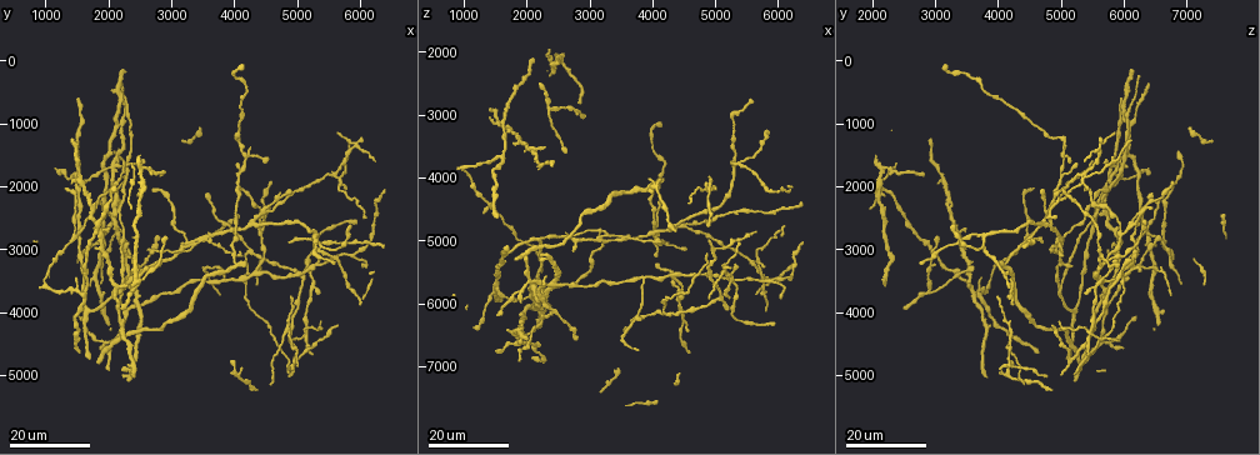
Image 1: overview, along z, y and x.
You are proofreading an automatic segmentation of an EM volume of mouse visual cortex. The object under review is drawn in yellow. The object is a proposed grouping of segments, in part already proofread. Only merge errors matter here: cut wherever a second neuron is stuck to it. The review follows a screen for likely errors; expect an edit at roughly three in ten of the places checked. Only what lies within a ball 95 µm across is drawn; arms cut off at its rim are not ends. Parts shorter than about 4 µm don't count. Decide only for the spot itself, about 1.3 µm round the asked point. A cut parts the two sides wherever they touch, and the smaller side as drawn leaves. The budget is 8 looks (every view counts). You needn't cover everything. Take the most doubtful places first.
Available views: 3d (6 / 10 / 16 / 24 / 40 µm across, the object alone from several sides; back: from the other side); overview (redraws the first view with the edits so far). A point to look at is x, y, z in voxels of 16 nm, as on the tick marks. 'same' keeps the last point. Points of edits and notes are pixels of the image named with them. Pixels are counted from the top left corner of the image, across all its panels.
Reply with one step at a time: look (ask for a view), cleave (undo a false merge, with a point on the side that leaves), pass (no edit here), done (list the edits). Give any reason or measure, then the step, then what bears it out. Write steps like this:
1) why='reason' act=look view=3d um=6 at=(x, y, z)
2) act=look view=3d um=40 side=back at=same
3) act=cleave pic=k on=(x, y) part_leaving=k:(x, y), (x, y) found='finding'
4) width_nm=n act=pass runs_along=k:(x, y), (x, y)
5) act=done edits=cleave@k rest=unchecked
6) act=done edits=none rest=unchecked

why='looks like a crossing' act=look view=3d um=16 at=(5600, 1850, 5300)

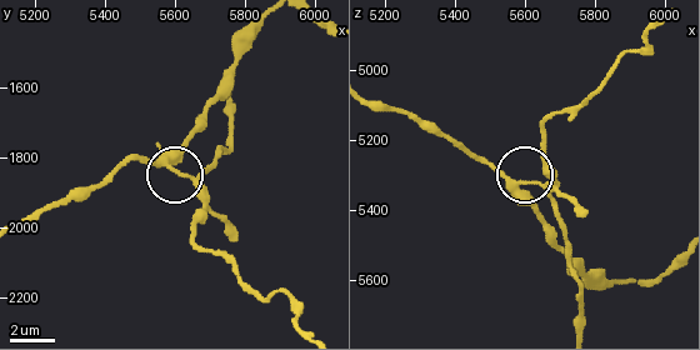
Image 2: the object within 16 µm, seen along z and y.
act=look view=3d um=10 at=(5570, 1820, 5340)

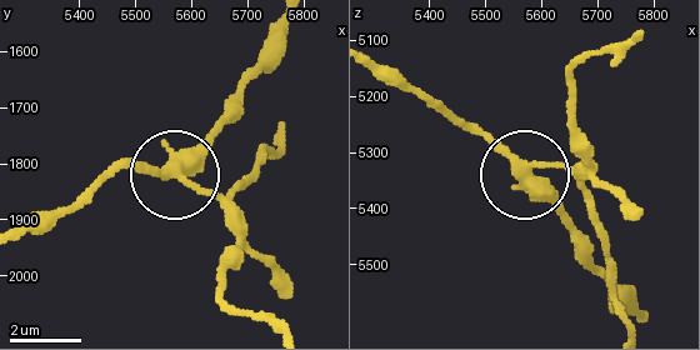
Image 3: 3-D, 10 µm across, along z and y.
width_nm=360 act=cleave pic=3 on=(229, 194) found='a second neuron is stuck on'

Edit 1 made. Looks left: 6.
why='four or more arms meet' act=look view=3d um=16 at=(4250, 1500, 5050)

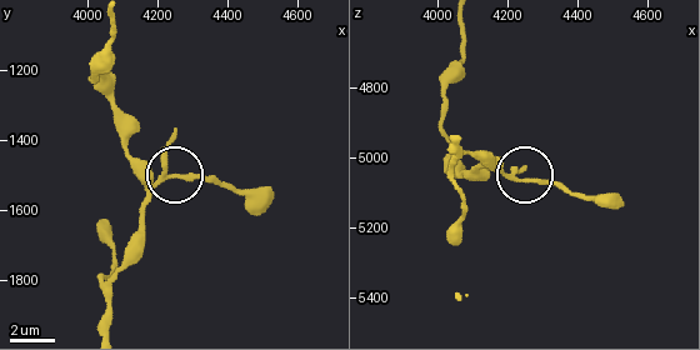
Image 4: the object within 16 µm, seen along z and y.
act=look view=3d um=10 at=(4210, 1500, 5040)

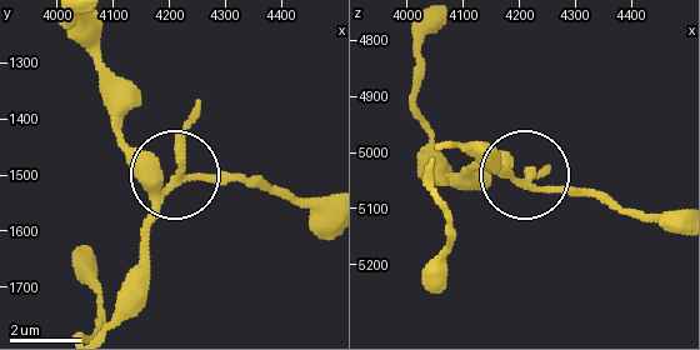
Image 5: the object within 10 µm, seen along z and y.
arms=4 act=pass runs_along=5:(106, 325), (160, 191), (186, 174), (255, 174) found='all the same neuron'

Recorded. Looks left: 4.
why='two arms at a narrow angle' act=look view=3d um=16 at=(4400, 2800, 6000)

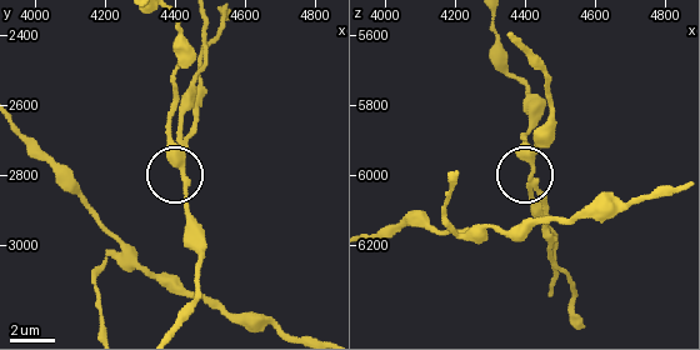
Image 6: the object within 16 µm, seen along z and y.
act=look view=3d um=10 at=(4420, 2750, 5960)

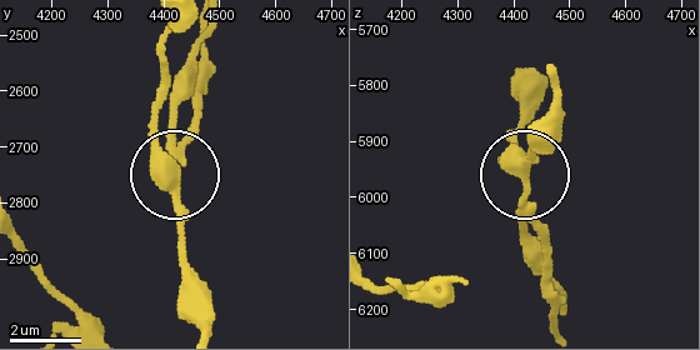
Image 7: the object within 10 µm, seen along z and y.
width_nm=320 act=pass runs_along=7:(204, 325), (176, 235), (159, 95) found='continuous, no second neuron'

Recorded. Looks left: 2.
why='two arms in line, one across' act=look view=3d um=16 at=(4450, 2350, 4750)

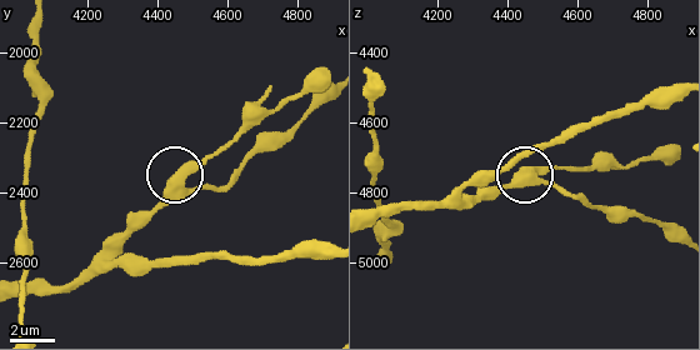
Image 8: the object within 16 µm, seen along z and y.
act=look view=3d um=10 at=(4460, 2380, 4740)

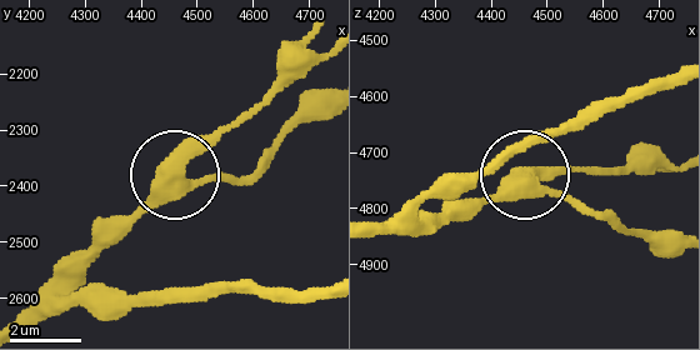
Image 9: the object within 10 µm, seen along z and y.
side_arm_um=9 act=pass runs_along=9:(370, 235), (469, 218), (531, 175), (609, 166) found='one neuron here'

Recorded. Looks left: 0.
act=done edits=cleave@3 rest=unchecked

